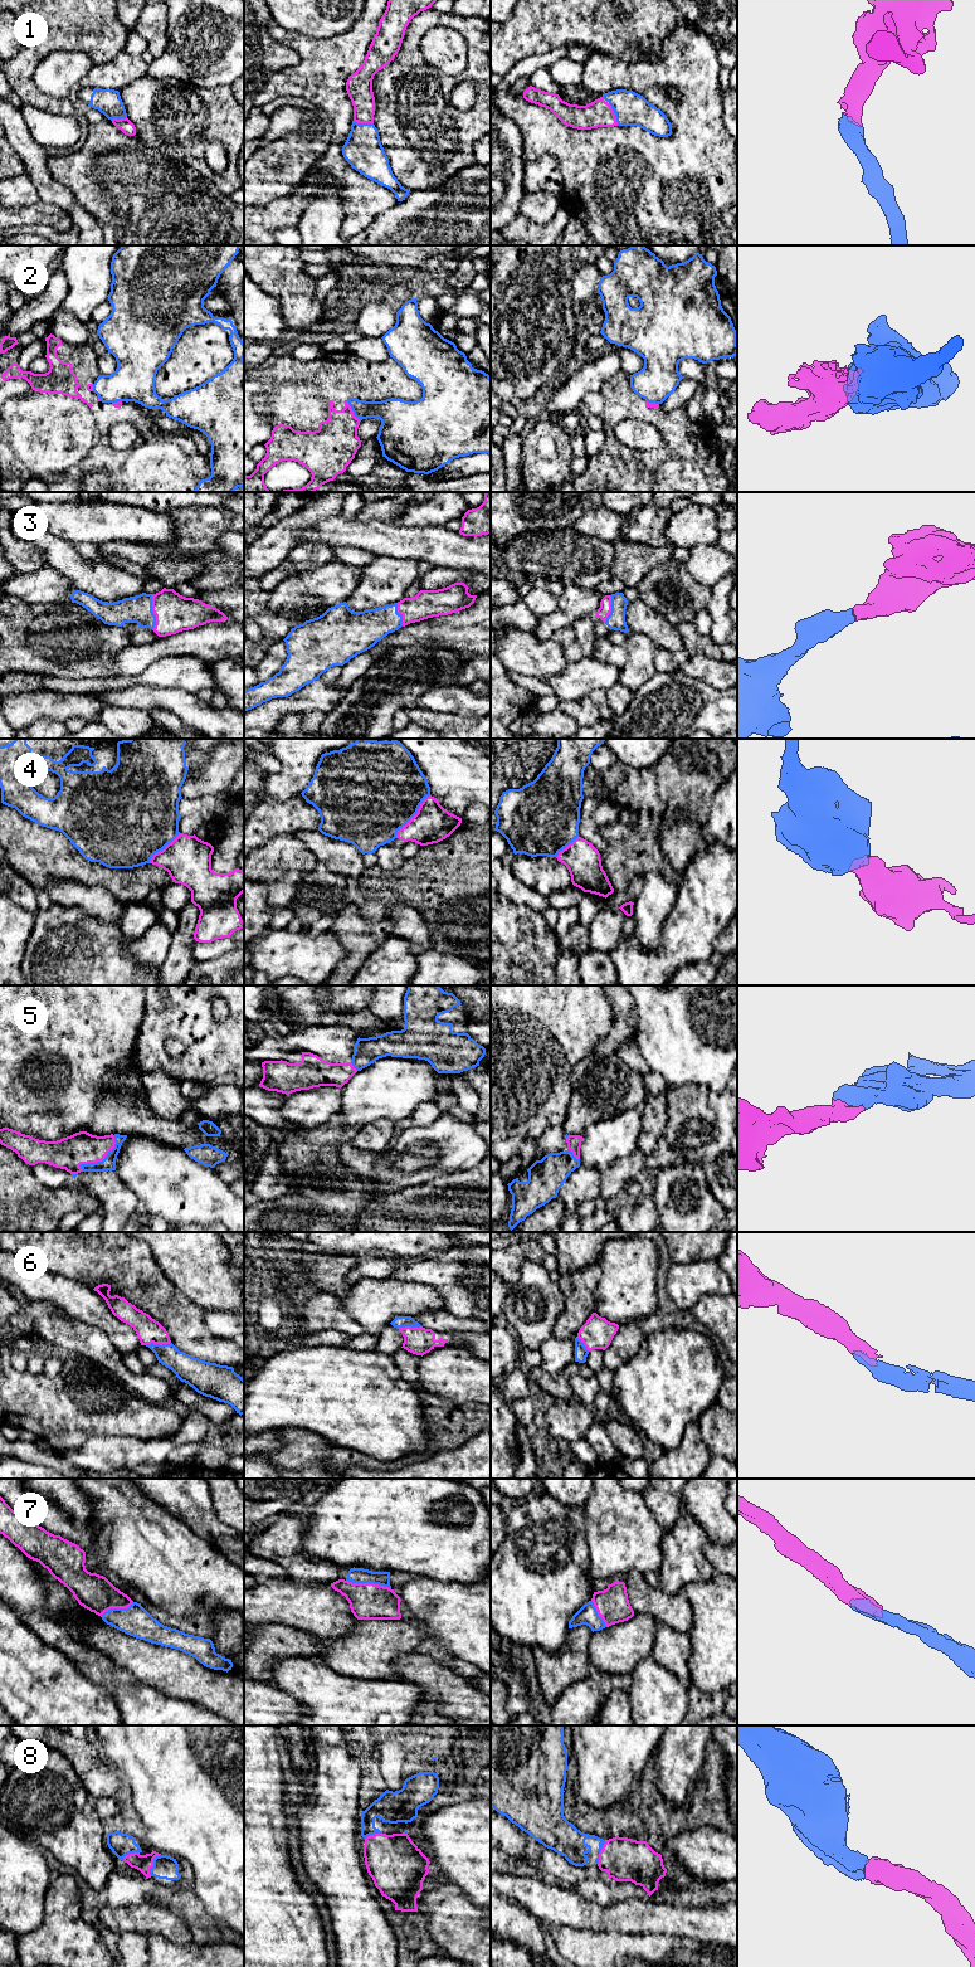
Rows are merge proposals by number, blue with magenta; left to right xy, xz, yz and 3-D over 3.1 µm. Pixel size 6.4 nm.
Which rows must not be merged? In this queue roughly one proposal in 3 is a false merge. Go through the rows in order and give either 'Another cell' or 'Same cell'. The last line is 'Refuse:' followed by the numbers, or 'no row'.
1: Same cell
2: Another cell
3: Same cell
4: Another cell
5: Same cell
6: Same cell
7: Same cell
8: Same cell
Refuse: 2, 4

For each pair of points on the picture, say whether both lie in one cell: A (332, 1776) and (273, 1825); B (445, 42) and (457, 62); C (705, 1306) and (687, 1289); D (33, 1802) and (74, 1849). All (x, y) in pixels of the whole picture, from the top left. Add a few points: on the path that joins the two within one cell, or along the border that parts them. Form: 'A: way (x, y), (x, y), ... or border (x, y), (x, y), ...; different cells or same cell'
A: border (288, 1807), (292, 1824); different cells
B: way (445, 47), (452, 57); same cell
C: border (724, 1294), (705, 1294), (690, 1310); different cells
D: way (44, 1814), (68, 1838); same cell

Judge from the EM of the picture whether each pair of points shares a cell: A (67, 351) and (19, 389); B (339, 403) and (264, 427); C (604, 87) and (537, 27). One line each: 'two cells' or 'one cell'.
A: two cells
B: two cells
C: two cells

